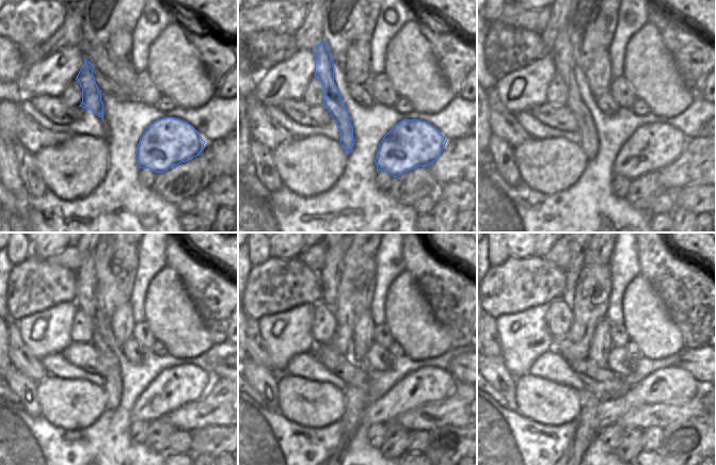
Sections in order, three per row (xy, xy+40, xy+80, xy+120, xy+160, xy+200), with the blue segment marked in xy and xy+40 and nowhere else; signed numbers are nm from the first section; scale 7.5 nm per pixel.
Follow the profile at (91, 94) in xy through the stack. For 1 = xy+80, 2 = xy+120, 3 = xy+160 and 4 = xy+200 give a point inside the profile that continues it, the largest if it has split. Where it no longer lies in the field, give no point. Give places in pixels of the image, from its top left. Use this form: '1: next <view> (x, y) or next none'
1: next xy+80 (561, 52)
2: next xy+120 (85, 281)
3: next xy+160 (428, 384)
4: next xy+200 (671, 384)

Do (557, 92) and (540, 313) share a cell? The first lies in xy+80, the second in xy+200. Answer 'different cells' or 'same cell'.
different cells

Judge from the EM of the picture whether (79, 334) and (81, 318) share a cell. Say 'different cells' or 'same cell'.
same cell

